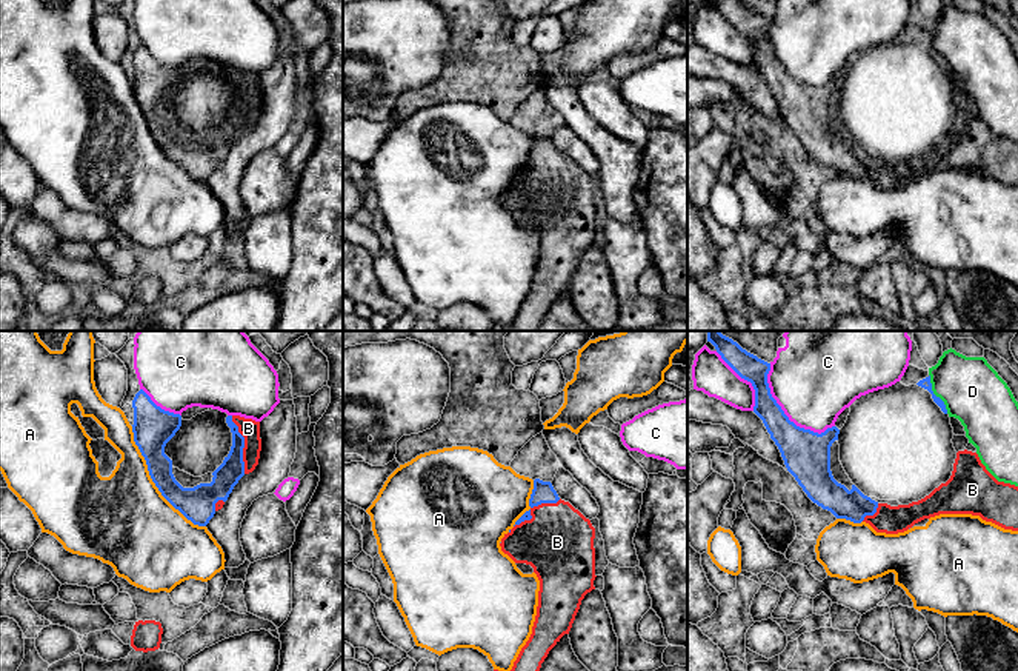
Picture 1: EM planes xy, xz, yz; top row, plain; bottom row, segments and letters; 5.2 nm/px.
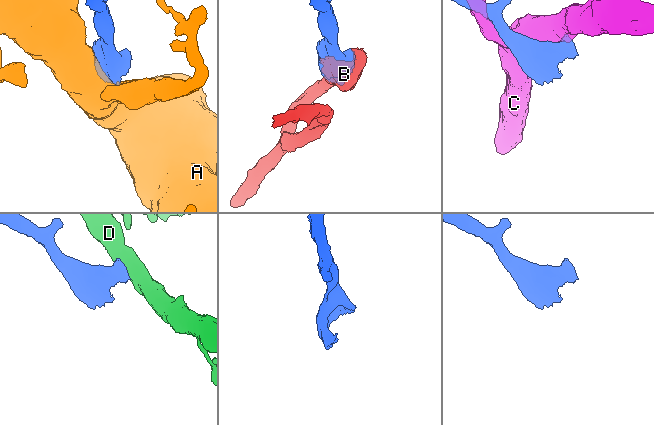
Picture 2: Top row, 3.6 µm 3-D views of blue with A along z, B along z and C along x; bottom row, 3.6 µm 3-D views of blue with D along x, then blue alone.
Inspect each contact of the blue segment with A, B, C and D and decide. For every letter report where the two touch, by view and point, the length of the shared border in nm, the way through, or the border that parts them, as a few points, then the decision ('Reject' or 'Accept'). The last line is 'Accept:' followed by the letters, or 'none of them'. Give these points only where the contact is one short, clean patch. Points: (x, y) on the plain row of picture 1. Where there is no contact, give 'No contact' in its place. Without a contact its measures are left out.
A: Touches blue at xy (153, 136). Shared border 650 nm. Reject
B: Touches blue at xy (243, 100). Shared border 320 nm. Accept
C: Touches blue at yz (785, 70). Shared border 480 nm. Reject
D: Touches blue at yz (934, 50). Shared border 220 nm. Reject
Accept: B

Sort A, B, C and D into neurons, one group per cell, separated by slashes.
A / B / C / D

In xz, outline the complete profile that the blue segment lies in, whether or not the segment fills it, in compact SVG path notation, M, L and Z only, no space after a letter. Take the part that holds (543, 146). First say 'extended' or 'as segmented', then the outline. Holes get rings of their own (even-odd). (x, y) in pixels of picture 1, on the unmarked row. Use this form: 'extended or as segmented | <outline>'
extended | M534 135L529 154L531 165L526 166L501 194L501 206L515 219L534 223L540 235L537 271L532 289L521 303L509 328L494 325L492 331L538 331L541 319L549 306L569 289L581 255L595 245L595 183L569 157L558 152L551 137Z

